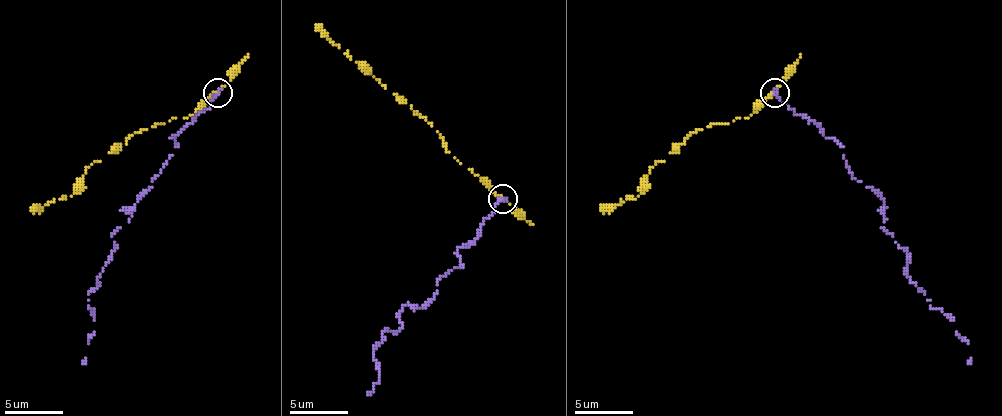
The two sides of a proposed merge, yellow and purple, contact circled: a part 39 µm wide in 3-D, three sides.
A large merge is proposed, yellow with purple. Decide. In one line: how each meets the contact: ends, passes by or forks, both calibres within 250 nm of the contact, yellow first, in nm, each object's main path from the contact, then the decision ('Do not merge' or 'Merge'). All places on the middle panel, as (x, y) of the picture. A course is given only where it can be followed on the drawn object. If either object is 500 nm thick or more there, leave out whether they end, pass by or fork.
At the ring yellow ends. At the ring purple ends. Thickness 280 nm (yellow) against 300 nm. Course of yellow: (504, 198), (472, 172), (425, 120), (365, 71), (315, 24). Course of purple: (504, 198), (457, 250), (460, 267), (385, 331), (368, 392). Do not merge

